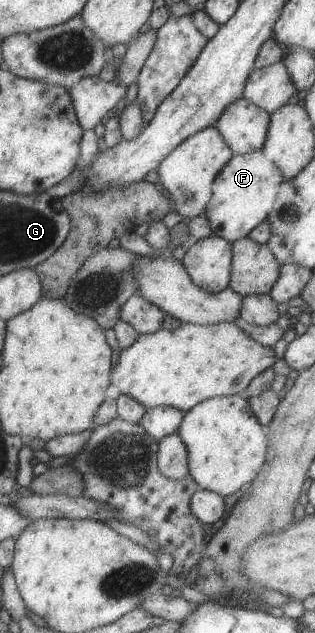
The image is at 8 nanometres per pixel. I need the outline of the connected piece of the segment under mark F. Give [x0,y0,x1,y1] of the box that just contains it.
[204,149,284,243]

